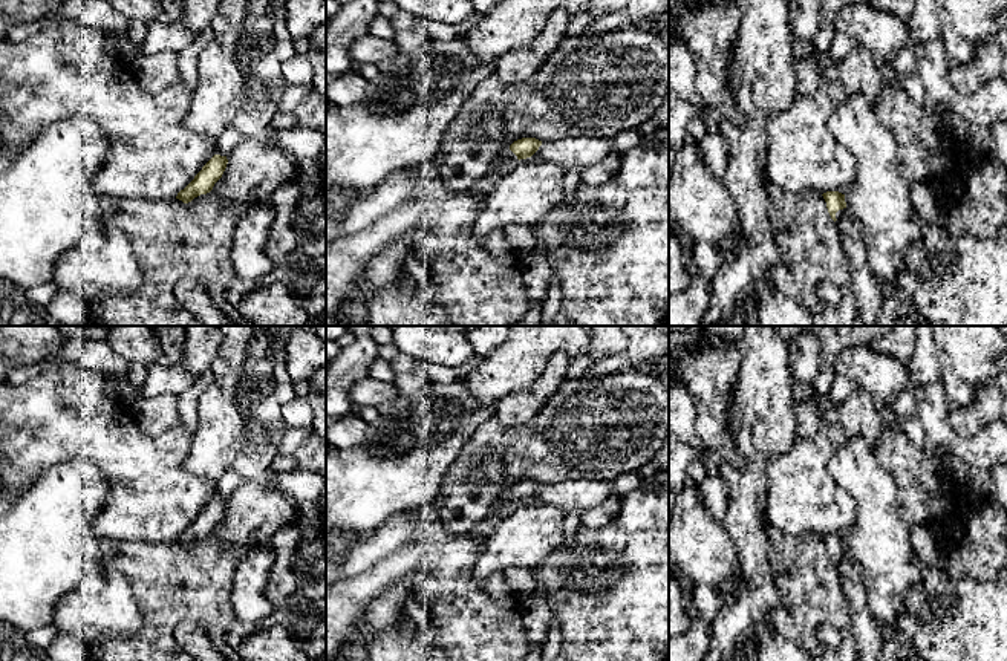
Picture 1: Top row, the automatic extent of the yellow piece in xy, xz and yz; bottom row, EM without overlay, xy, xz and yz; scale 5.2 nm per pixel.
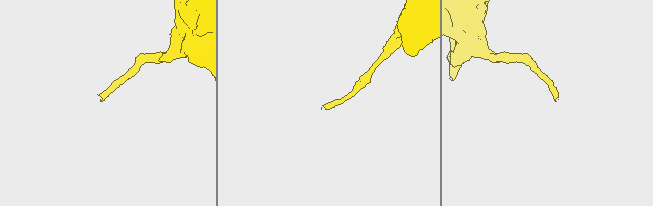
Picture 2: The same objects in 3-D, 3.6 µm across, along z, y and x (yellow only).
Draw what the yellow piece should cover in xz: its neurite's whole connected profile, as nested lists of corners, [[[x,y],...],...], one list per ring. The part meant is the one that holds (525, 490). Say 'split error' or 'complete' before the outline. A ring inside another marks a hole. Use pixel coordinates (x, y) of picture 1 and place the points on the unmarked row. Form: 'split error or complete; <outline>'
split error; [[[522,480],[514,484],[508,491],[505,491],[494,505],[494,514],[499,517],[507,510],[516,506],[520,502],[531,500],[539,490],[542,488],[542,484],[536,480]]]

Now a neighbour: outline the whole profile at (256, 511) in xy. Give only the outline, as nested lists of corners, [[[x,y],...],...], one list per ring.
[[[271,473],[266,484],[242,484],[211,536],[228,551],[271,543],[275,532],[295,520],[295,502],[280,493]]]

